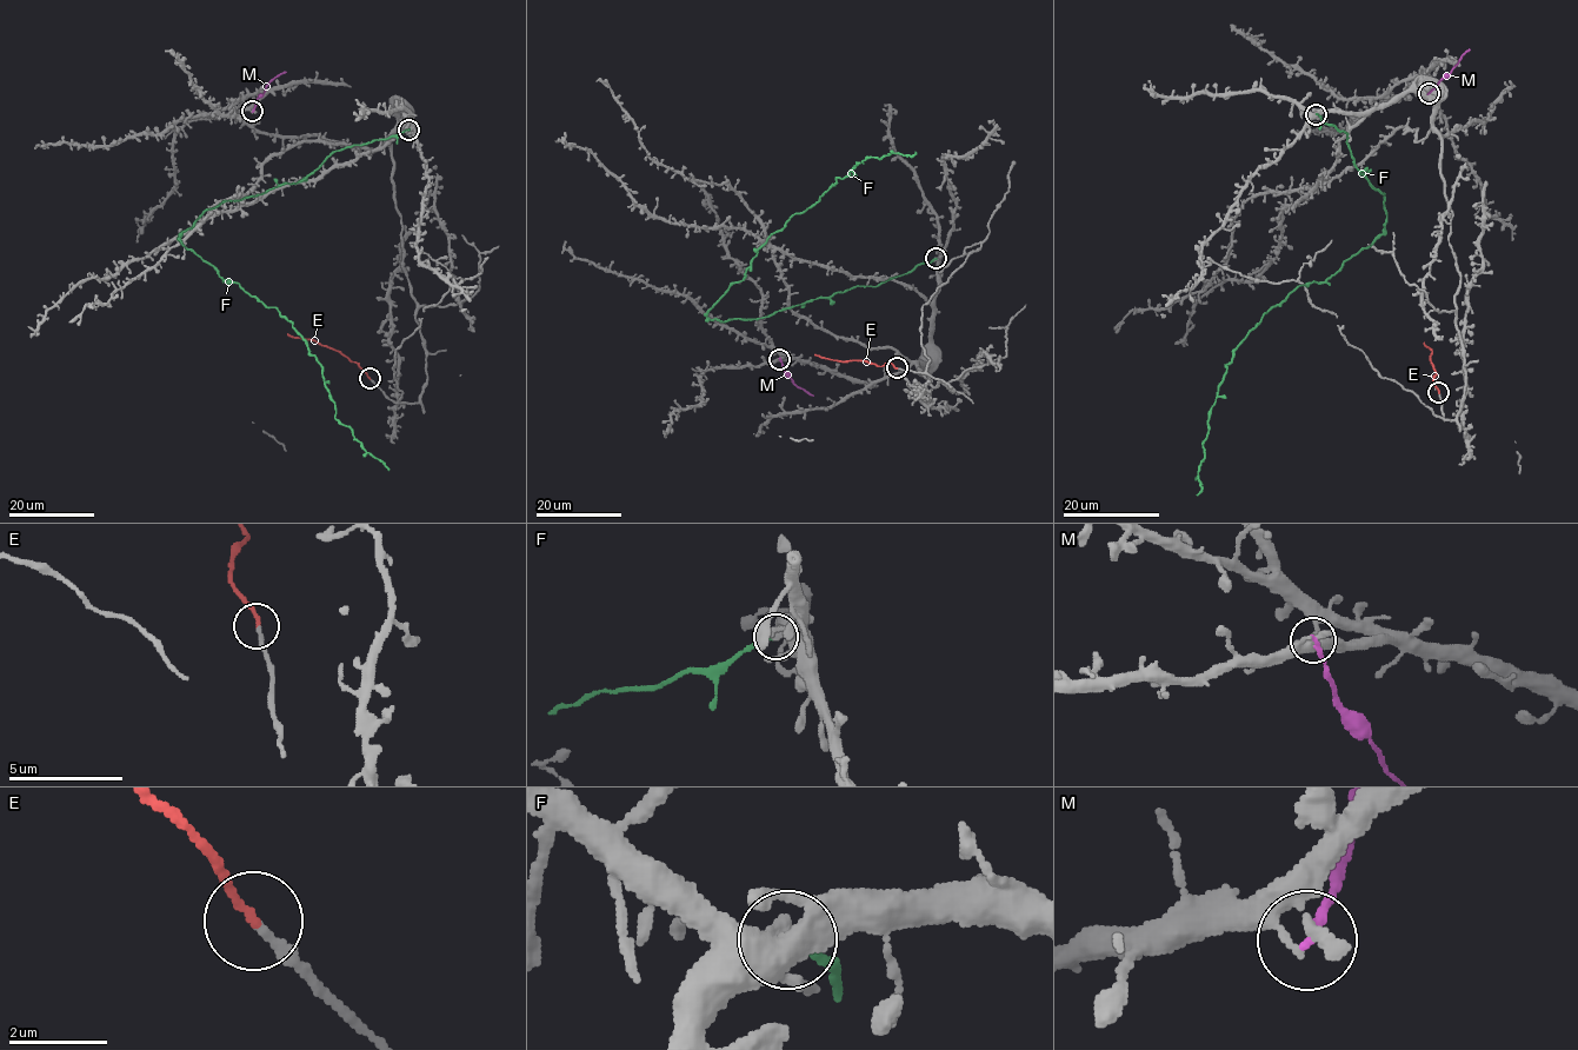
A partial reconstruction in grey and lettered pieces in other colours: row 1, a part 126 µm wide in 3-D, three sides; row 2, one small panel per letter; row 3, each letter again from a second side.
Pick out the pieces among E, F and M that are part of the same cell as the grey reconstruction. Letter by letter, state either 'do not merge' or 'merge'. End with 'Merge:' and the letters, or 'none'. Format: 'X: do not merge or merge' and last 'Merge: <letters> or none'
E: merge
F: do not merge
M: do not merge
Merge: E

